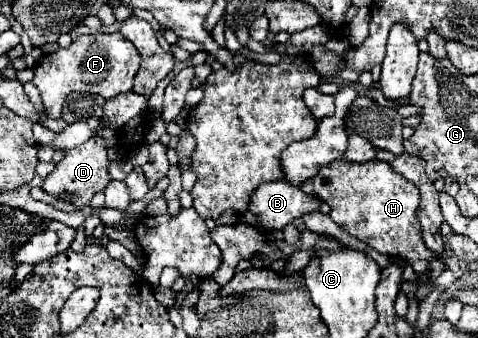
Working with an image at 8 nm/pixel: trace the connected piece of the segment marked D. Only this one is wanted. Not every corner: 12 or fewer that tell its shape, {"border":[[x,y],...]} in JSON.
{"border":[[105,139],[67,151],[43,179],[51,195],[89,205],[109,185]]}

